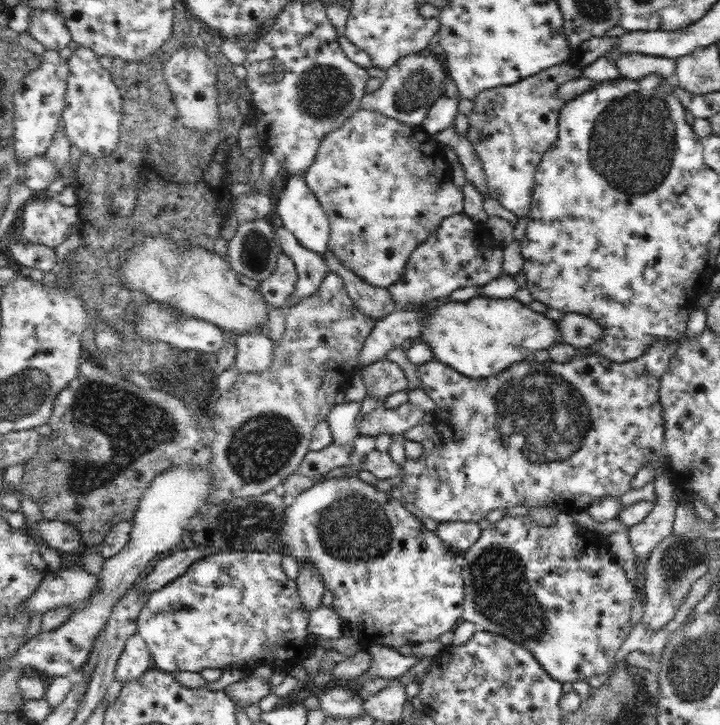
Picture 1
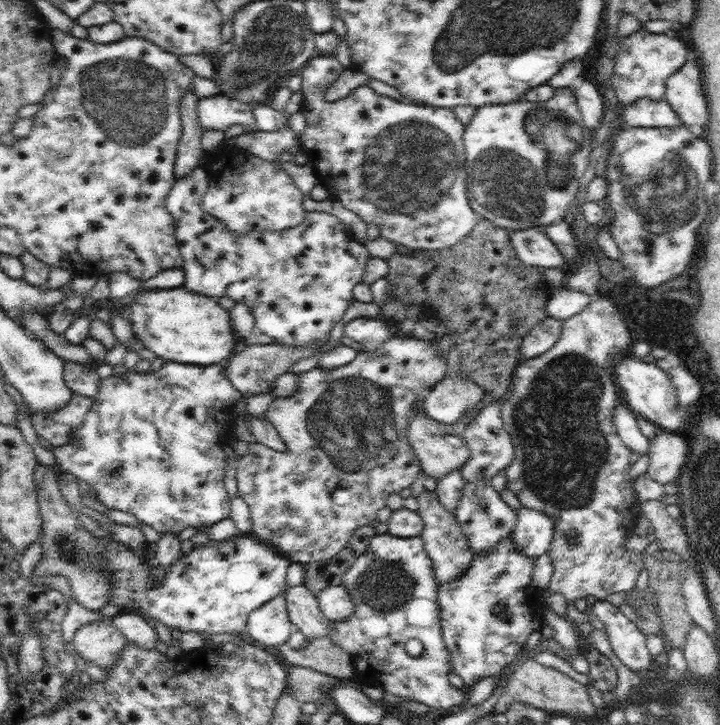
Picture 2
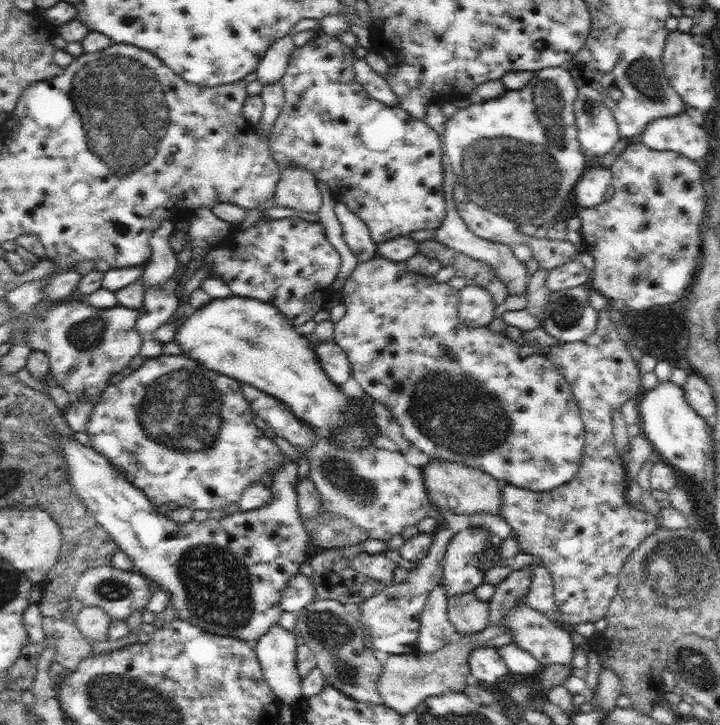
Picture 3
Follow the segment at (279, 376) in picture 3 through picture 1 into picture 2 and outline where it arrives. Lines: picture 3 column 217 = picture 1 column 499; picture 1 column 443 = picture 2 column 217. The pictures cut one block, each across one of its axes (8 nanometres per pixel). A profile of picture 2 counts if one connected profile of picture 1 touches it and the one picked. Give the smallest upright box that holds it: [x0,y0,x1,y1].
[125,288,241,364]

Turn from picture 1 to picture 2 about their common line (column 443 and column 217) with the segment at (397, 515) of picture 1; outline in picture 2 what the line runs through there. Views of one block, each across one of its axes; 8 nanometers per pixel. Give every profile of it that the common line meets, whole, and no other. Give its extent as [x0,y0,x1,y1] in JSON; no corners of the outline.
[95,534,291,638]

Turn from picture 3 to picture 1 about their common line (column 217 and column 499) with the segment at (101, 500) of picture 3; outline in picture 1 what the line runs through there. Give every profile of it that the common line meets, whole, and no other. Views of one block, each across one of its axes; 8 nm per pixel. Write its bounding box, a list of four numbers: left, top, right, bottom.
[464,512,636,686]

